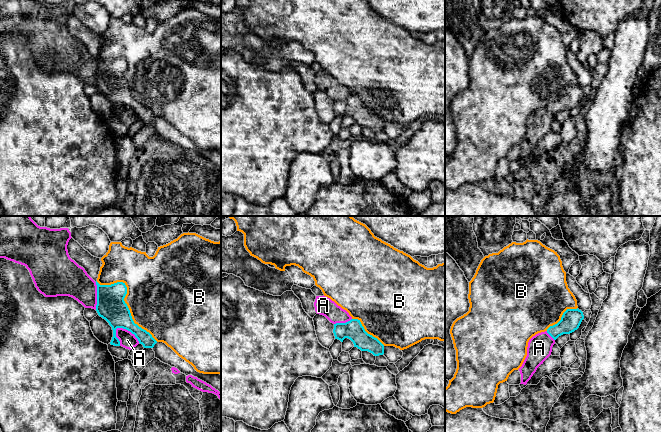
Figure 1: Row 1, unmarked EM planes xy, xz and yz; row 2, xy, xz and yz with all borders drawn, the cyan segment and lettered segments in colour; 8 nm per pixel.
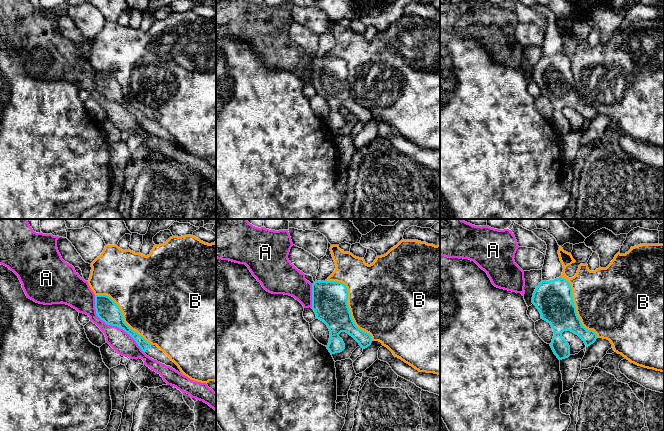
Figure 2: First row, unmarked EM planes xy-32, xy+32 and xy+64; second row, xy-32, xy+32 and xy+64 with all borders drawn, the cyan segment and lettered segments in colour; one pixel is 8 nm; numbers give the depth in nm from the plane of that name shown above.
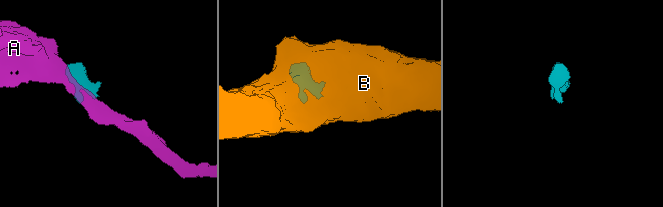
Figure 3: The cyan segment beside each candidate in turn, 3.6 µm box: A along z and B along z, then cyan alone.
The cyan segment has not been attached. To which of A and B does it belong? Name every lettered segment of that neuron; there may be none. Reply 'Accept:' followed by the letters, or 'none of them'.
Accept: none of them

